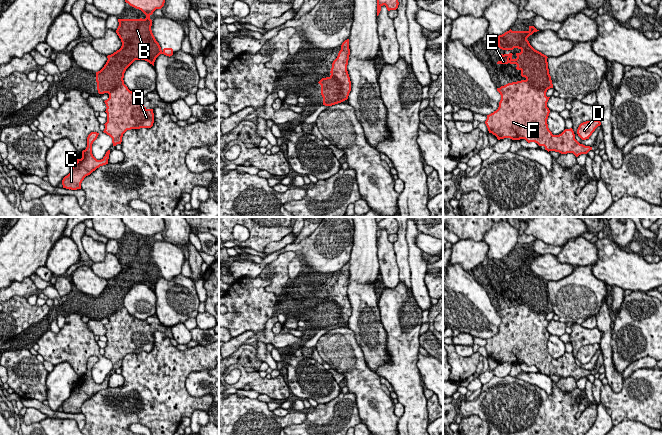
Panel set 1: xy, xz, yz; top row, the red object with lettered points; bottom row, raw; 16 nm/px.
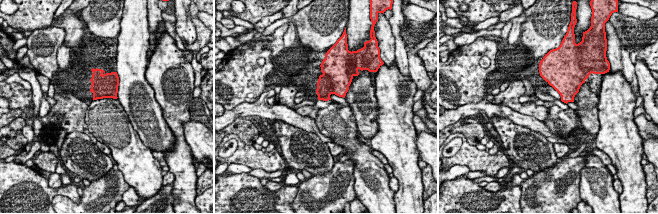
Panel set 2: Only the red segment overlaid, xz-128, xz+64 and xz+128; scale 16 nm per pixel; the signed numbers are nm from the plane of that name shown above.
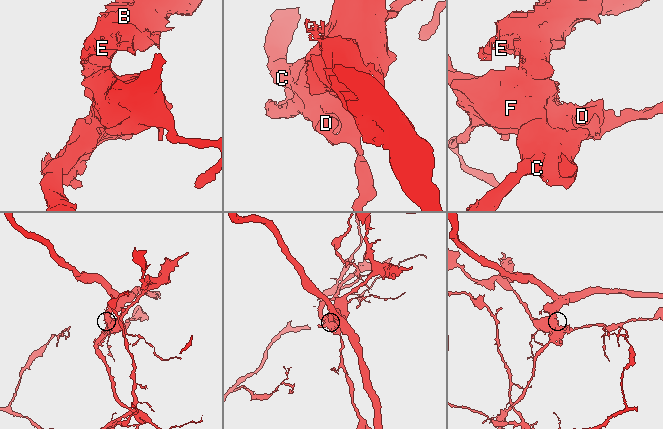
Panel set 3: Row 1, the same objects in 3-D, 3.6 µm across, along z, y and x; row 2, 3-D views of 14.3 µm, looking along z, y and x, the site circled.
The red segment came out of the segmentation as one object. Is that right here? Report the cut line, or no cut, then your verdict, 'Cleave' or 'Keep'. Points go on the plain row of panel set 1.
Split along xz (321, 308), (334, 307), (343, 324). Cleave

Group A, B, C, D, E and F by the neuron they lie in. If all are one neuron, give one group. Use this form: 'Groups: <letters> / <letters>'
Groups: A C D F / B E

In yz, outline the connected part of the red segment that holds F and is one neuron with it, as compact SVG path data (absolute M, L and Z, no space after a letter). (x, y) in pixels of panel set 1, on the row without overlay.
M526 303L508 307L497 312L497 315L501 319L499 331L487 339L485 348L489 357L498 364L525 363L528 367L535 366L544 370L548 376L573 377L576 381L592 374L592 371L580 368L575 363L572 352L565 353L559 359L552 358L547 348L550 337L547 314Z

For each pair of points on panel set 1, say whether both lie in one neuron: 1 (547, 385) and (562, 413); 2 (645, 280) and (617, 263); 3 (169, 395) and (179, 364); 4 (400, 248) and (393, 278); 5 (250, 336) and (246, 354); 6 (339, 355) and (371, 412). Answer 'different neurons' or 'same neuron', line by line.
1: different neurons
2: same neuron
3: same neuron
4: different neurons
5: different neurons
6: same neuron

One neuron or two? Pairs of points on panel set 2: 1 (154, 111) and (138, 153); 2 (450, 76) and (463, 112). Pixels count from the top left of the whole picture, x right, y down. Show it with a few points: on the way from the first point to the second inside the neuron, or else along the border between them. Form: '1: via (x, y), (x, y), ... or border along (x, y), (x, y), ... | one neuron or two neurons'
1: border along (129, 121), (140, 140), (152, 150) | two neurons
2: border along (483, 98), (477, 102), (468, 102), (448, 109) | two neurons

